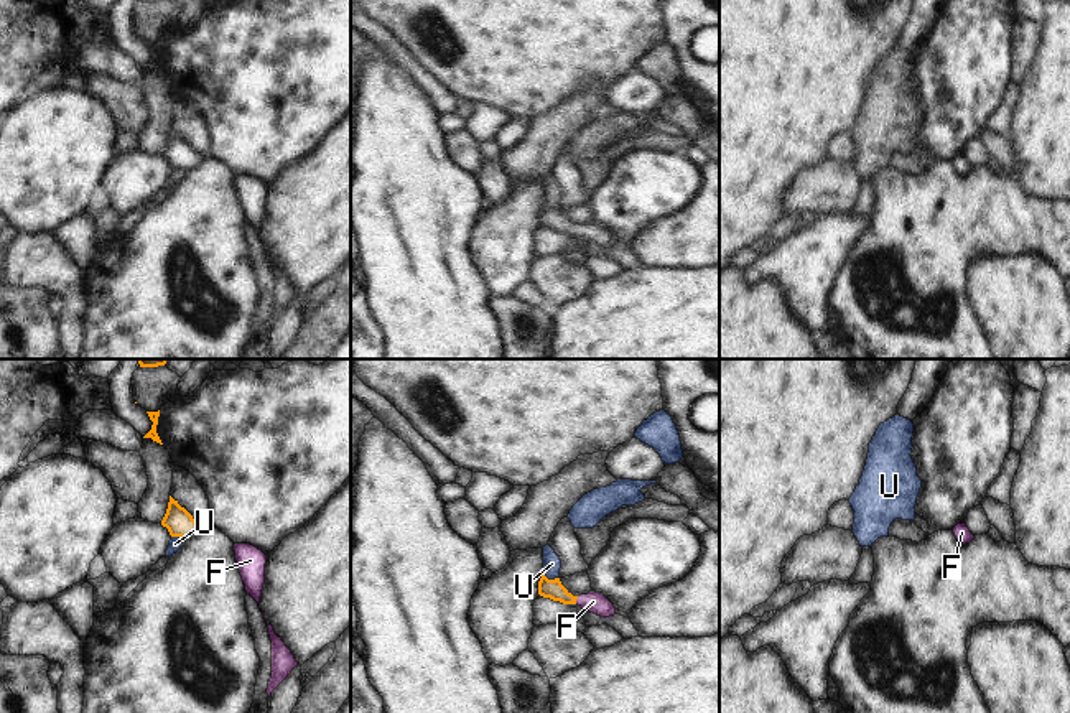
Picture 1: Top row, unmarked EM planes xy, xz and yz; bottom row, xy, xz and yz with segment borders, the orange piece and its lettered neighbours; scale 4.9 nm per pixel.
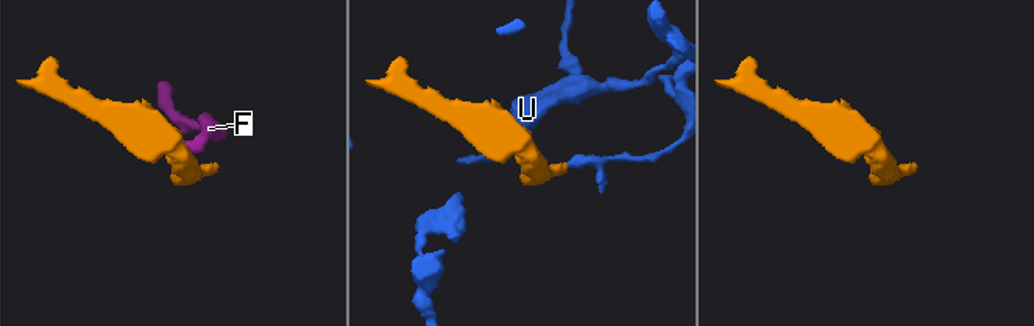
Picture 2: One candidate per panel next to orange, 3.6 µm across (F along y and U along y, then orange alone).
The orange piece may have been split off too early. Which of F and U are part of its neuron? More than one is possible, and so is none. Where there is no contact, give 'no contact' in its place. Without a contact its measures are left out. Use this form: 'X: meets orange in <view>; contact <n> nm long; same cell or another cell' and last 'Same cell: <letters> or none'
F: meets orange in xz; contact 40 nm long; same cell
U: meets orange in xz; contact 90 nm long; another cell
Same cell: F

